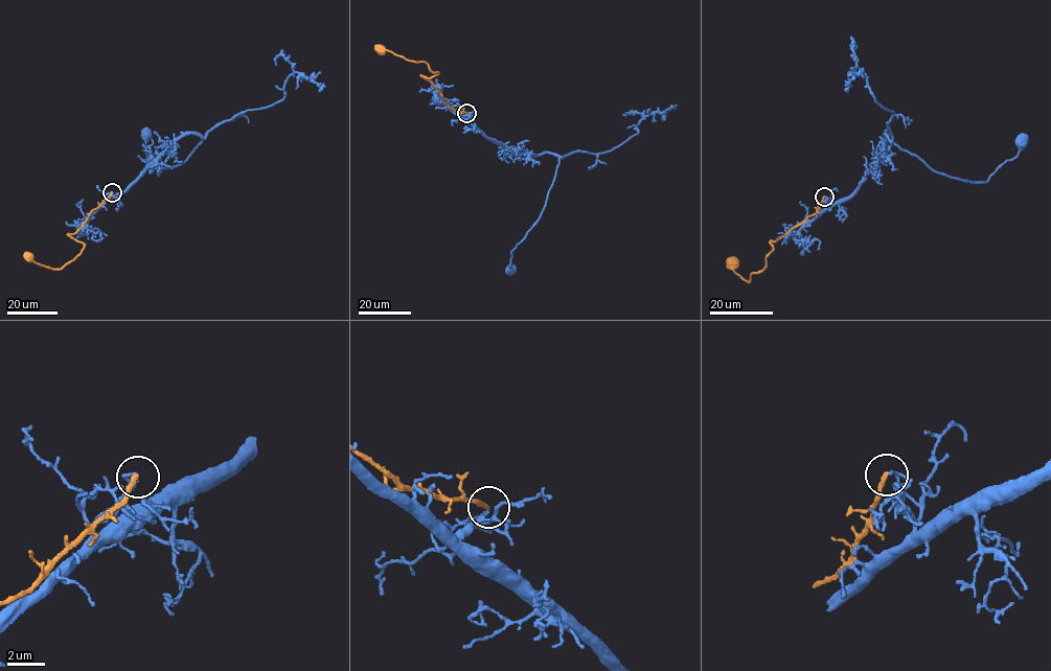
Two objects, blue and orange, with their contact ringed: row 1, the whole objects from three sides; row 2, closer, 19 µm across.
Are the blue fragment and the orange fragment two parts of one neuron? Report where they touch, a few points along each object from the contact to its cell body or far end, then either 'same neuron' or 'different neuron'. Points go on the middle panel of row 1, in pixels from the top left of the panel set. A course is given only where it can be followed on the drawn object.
place (466, 113); course blue (466, 114), (462, 119), (515, 151), (558, 157), (543, 211), (511, 252), (511, 271); course orange (466, 113), (451, 108), (421, 75), (430, 77), (438, 72), (433, 72), (424, 62), (407, 60), (374, 45); different neuron

